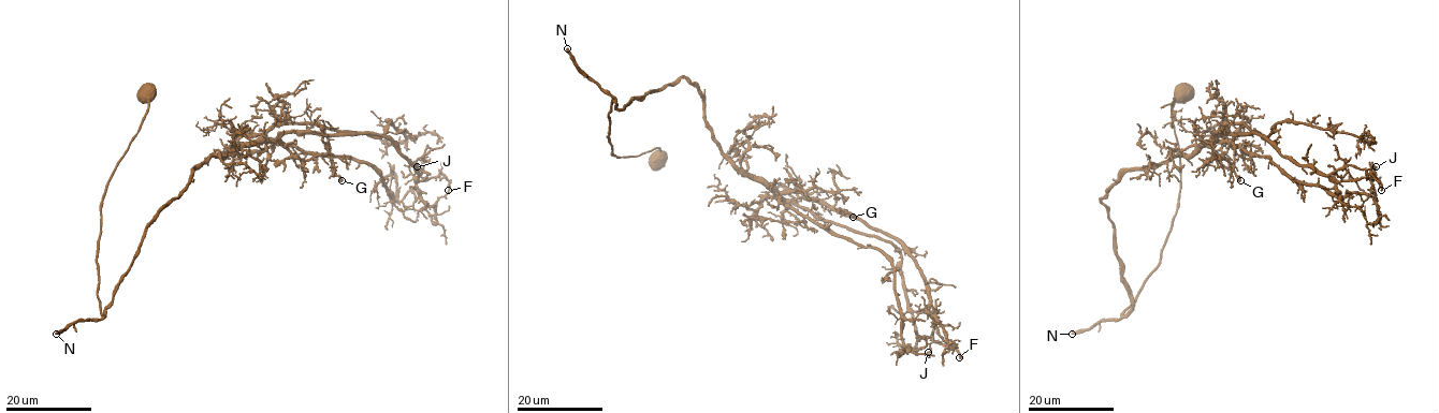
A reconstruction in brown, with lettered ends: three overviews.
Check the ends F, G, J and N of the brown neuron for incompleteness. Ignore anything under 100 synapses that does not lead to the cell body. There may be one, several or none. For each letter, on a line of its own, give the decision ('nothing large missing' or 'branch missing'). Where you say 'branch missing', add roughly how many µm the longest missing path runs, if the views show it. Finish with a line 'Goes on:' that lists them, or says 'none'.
F: nothing large missing
G: nothing large missing
J: nothing large missing
N: branch missing; about 80 µm are missing
Goes on: N

